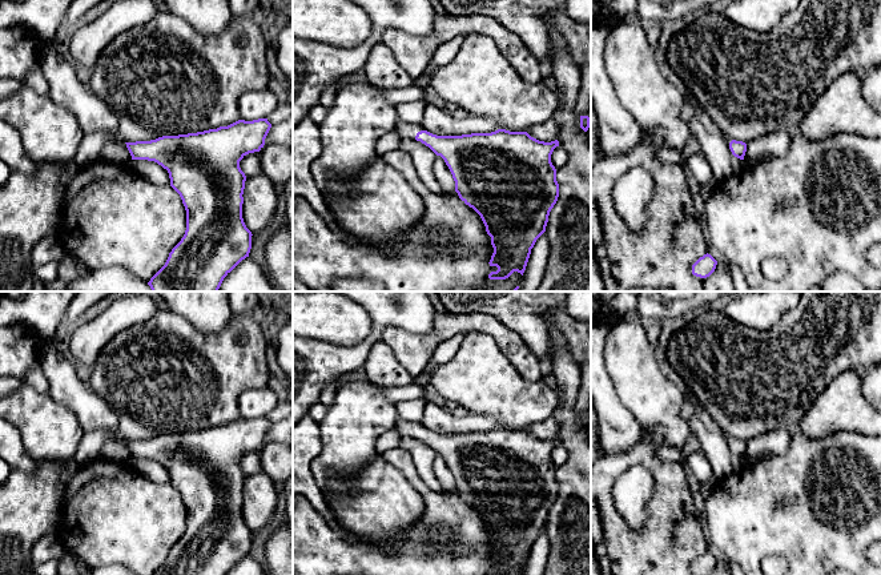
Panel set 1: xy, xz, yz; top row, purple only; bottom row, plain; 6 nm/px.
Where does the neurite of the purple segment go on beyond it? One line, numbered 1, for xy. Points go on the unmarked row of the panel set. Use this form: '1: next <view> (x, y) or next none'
1: next none

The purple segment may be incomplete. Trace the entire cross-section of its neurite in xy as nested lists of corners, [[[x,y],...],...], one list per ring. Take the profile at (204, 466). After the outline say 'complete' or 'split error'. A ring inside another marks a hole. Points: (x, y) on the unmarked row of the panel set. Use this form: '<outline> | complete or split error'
[[[267,417],[238,418],[217,427],[125,441],[132,458],[154,459],[168,469],[186,508],[185,532],[153,575],[226,575],[249,555],[253,532],[242,516],[246,474],[240,459],[264,446],[270,426]]] | complete

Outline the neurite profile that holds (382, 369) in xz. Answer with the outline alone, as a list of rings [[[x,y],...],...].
[[[382,339],[373,345],[363,369],[369,381],[378,387],[397,387],[414,381]]]

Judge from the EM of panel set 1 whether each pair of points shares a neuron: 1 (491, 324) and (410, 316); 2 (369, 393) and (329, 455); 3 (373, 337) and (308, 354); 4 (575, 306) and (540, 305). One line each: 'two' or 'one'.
1: two
2: one
3: one
4: two

